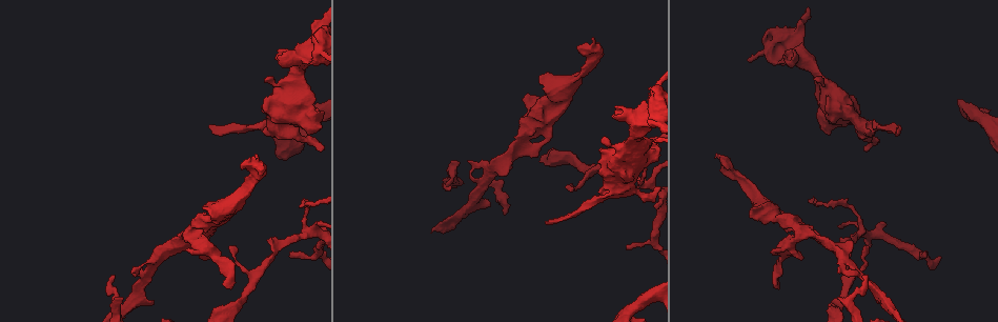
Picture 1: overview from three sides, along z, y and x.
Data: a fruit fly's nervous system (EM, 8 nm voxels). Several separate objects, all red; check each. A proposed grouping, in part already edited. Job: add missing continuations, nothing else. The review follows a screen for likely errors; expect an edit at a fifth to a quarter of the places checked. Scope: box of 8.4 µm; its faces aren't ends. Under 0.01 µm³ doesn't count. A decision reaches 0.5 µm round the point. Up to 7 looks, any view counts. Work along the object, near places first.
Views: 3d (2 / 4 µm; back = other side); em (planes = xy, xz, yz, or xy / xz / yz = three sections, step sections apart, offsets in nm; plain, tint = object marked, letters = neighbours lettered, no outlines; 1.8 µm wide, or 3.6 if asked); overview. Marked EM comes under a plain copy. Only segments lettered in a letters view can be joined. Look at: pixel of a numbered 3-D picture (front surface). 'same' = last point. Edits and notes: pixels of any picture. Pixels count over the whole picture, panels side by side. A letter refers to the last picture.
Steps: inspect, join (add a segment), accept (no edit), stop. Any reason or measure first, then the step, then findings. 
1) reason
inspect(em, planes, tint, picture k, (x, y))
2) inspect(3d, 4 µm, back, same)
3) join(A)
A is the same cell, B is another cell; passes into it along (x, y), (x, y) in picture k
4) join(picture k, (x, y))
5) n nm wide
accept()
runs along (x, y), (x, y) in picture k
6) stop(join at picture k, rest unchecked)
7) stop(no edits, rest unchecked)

branch stops here
inspect(3d, 4 µm, picture 1, (312, 61))

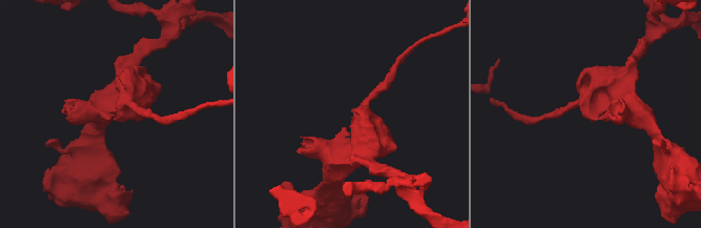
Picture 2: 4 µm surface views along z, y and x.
inspect(em, planes, letters, picture 2, (597, 118))

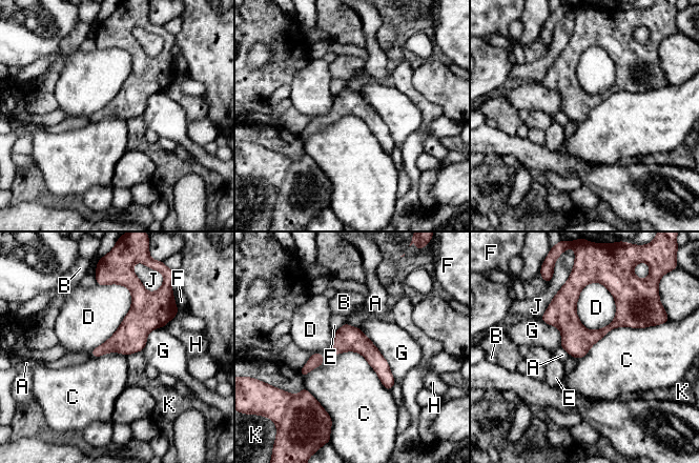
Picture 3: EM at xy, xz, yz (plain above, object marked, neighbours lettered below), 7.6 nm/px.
190 nm wide
accept()
A, B, C, D, E, F, G, H, J and K are other cells; none of them fits

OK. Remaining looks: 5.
side arm on a straight run
inspect(3d, 4 µm, picture 1, (266, 128))

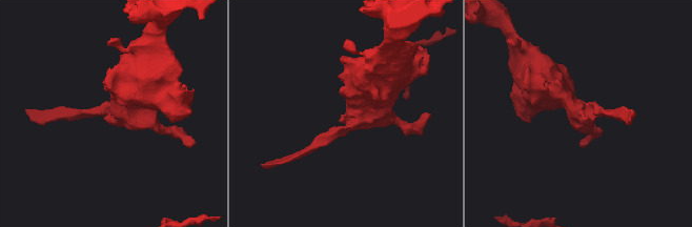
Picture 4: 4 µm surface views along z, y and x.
3 arms; now the EM
inspect(em, xy, step 16, letters, picture 4, (344, 131))

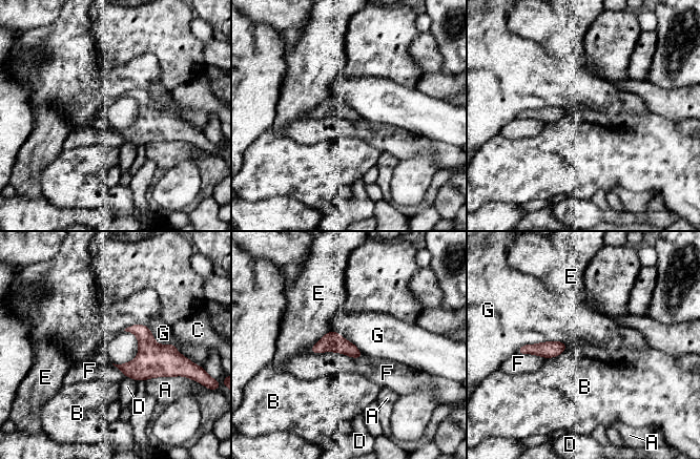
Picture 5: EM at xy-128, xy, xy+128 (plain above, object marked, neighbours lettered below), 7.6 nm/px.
inspect(em, planes, letters, same)

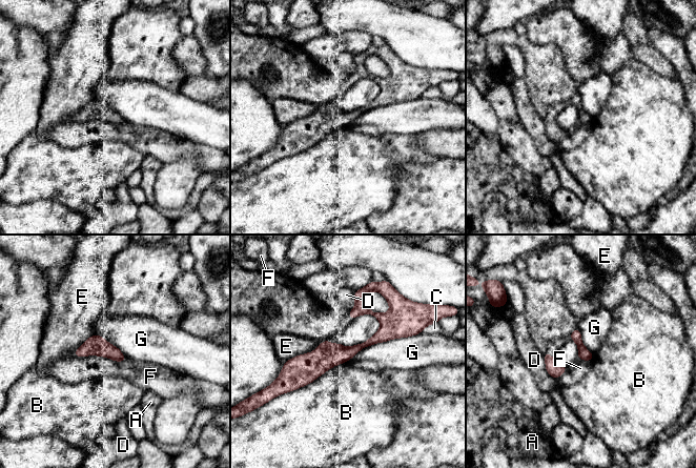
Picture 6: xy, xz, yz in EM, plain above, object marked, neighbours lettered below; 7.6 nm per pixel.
90 nm wide; G touches over 600 nm
accept()
A, B, C, D, E, F and G are other cells; no lettered segment goes on from it

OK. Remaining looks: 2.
branch stops here
inspect(3d, 2 µm, picture 1, (591, 38))

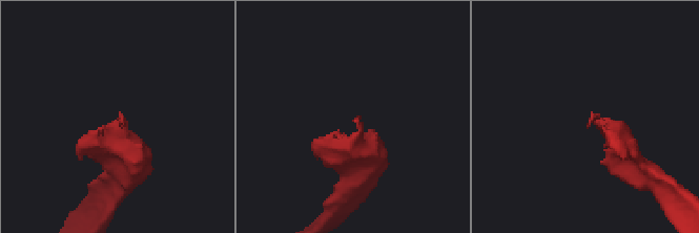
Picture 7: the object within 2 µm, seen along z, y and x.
inspect(em, planes, letters, picture 7, (357, 118))

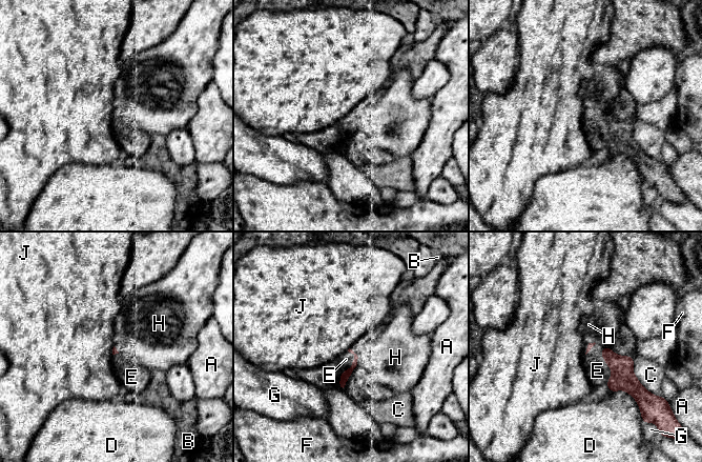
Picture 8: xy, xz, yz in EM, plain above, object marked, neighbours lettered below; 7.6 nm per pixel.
join(E)
E is the same cell, A, B, C, D, F, G, H and J are other cells; passes into it along (622, 378), (607, 364), (597, 370) in picture 8; the cell continues

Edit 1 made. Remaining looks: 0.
stop(join at picture 8, rest unchecked)

